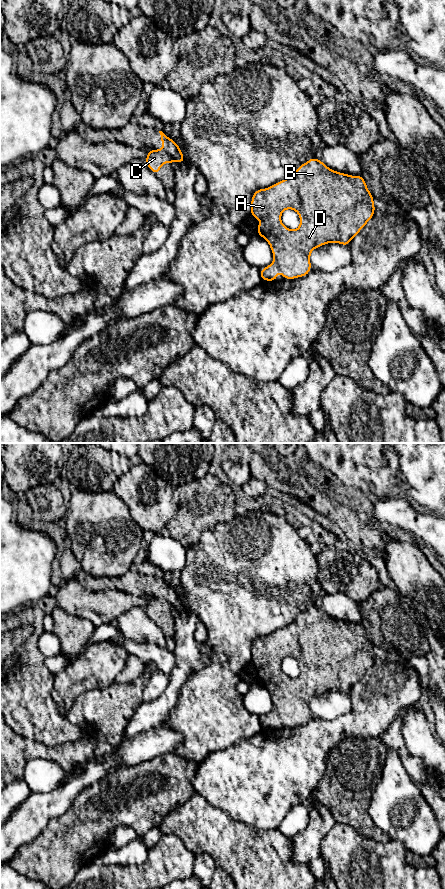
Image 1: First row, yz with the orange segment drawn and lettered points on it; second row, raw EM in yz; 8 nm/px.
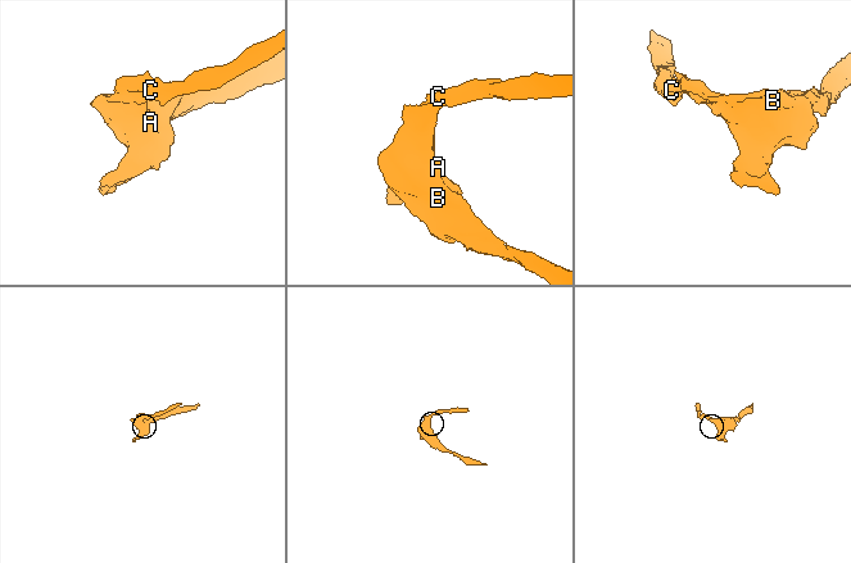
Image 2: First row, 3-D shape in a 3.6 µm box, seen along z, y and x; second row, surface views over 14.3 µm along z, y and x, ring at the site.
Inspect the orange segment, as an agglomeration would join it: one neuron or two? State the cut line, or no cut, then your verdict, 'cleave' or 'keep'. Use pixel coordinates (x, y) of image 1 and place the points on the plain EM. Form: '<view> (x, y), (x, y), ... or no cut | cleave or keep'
yz (163, 597), (176, 608) | cleave

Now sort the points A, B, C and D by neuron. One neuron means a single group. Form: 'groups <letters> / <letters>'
groups A B D / C

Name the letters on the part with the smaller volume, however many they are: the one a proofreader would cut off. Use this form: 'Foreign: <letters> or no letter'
Foreign: C

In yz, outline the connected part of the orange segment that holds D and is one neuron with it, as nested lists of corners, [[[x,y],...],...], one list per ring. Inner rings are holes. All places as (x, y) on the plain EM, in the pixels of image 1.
[[[312,605],[308,610],[300,613],[288,626],[275,631],[266,637],[258,637],[251,647],[251,660],[255,667],[261,670],[257,674],[257,682],[263,685],[270,693],[274,710],[260,717],[262,729],[277,729],[277,718],[281,719],[283,727],[292,728],[305,725],[311,718],[310,702],[313,697],[327,691],[335,690],[348,694],[367,670],[374,664],[374,646],[367,636],[362,623],[351,624],[328,616],[321,608]],[[285,657],[295,658],[300,667],[300,675],[290,678],[281,670],[281,662]]]

